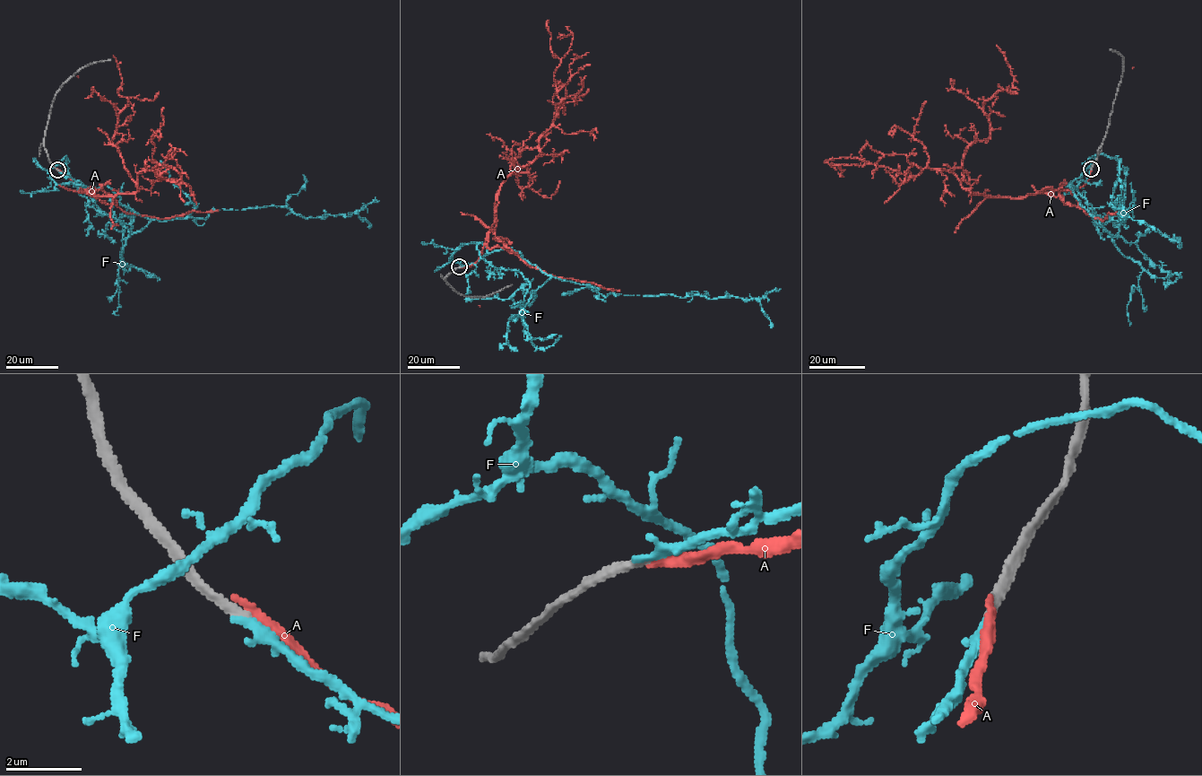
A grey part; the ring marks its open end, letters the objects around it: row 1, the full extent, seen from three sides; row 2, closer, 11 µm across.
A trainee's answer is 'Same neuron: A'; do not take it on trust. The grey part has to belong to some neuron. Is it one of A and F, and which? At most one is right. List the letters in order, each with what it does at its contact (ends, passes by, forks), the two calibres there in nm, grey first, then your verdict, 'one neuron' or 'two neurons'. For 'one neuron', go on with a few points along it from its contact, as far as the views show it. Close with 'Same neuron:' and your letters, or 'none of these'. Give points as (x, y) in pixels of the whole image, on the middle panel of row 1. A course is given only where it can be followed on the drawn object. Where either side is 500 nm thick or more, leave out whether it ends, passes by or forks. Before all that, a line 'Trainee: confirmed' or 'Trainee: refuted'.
Trainee: refuted
A: it ends; calibres 240 and 260 nm; two neurons
F: it ends; calibres 240 and 240 nm; one neuron; course (459, 267), (508, 248), (542, 271), (592, 285), (604, 296), (756, 299), (771, 327)
Same neuron: F

